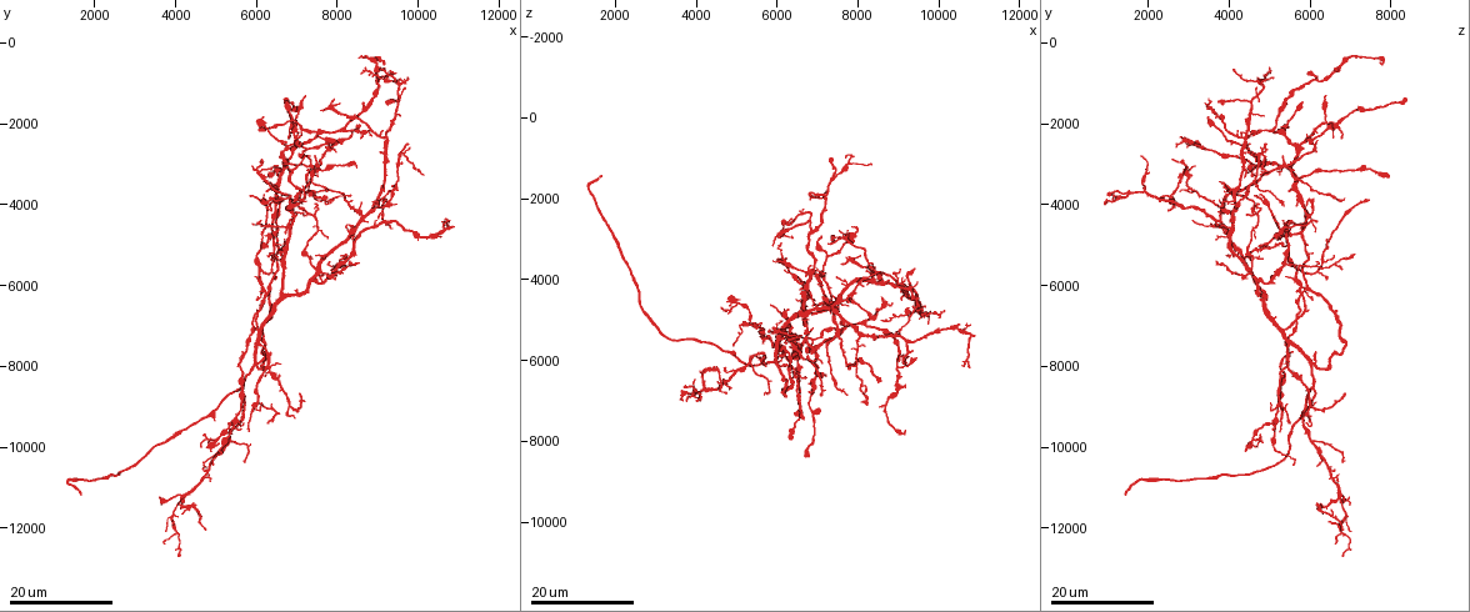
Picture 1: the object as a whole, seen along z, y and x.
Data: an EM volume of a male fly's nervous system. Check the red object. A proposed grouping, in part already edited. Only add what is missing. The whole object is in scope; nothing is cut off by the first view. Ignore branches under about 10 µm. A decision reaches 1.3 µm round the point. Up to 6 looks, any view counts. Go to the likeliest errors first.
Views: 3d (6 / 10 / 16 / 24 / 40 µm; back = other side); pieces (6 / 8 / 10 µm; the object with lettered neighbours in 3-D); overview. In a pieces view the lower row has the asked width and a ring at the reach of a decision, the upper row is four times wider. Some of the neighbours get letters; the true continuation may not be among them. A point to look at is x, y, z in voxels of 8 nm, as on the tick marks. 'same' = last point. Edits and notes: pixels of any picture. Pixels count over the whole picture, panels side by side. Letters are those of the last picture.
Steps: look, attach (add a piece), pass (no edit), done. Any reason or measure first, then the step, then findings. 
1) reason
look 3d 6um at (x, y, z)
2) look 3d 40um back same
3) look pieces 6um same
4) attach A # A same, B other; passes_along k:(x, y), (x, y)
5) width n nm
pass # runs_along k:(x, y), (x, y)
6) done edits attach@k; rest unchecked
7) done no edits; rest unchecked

look 3d 24um at (1700, 11150, 1450)

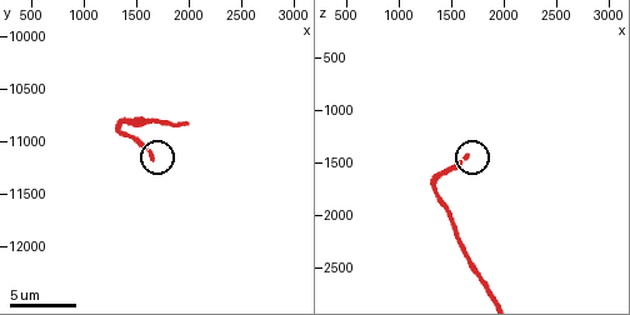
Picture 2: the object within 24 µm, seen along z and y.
look pieces 10um at (1660, 11140, 1420)

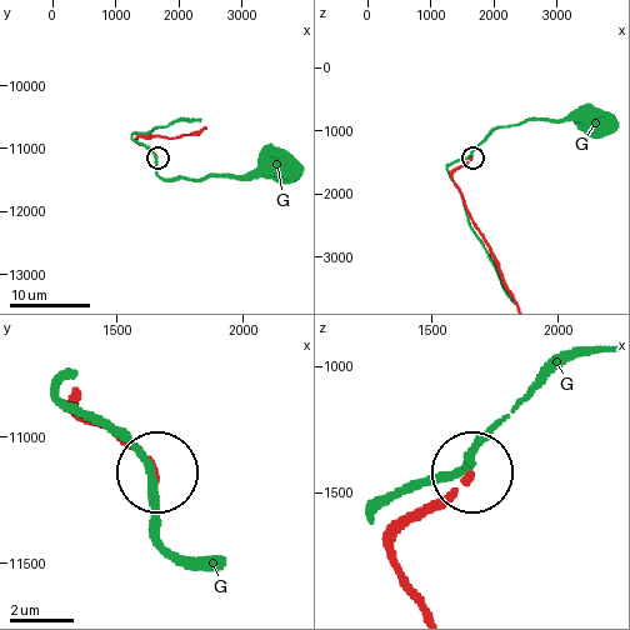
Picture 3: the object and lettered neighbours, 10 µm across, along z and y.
pass # G other; runs_along 3:(395, 550), (398, 534), (468, 473); no lettered piece goes on from it

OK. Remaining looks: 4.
free end
look 3d 16um at (8350, 5450, 3750)

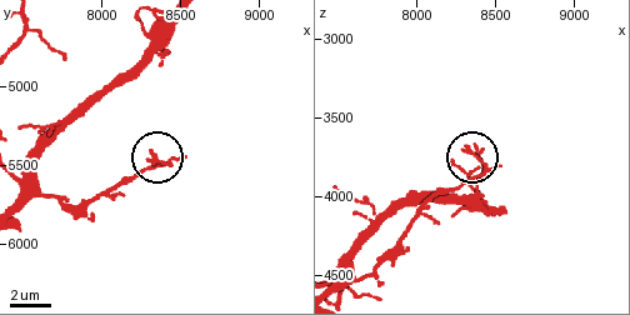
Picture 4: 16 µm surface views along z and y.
look pieces 6um at (8300, 5460, 3700)

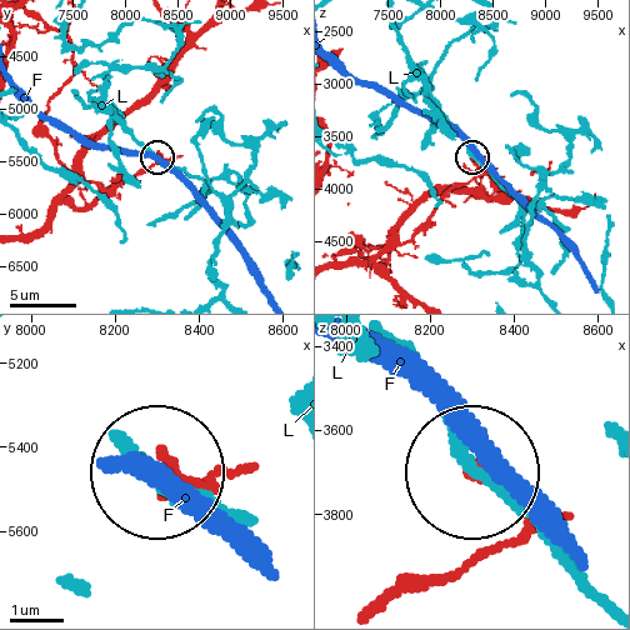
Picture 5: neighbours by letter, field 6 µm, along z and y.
width 210 nm
pass # F other, L other; none of them fits

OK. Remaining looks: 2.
free end
look 3d 24um at (9100, 500, 7800)

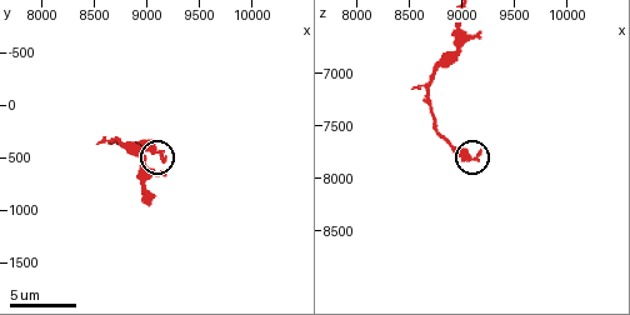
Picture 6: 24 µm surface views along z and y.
look pieces 6um at (9160, 480, 7740)

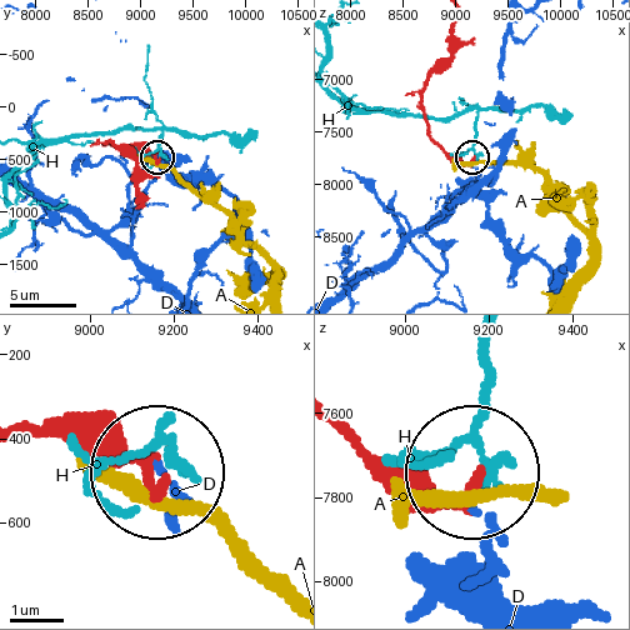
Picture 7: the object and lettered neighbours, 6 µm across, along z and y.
pass # A other, D other, H other; runs_along 7:(139, 206), (136, 166), (108, 143), (141, 146), (158, 158); none of them fits

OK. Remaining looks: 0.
done no edits; rest unchecked

